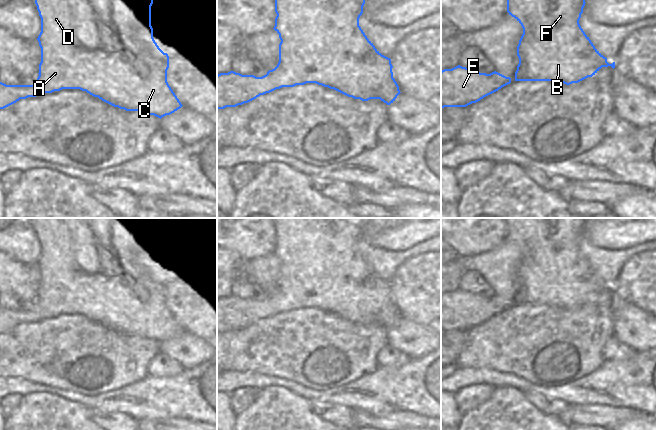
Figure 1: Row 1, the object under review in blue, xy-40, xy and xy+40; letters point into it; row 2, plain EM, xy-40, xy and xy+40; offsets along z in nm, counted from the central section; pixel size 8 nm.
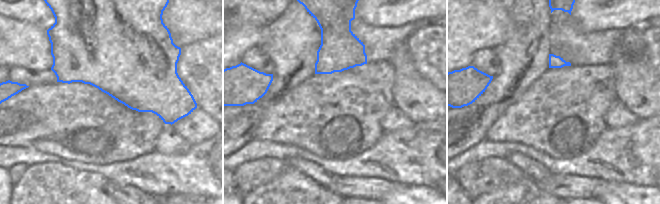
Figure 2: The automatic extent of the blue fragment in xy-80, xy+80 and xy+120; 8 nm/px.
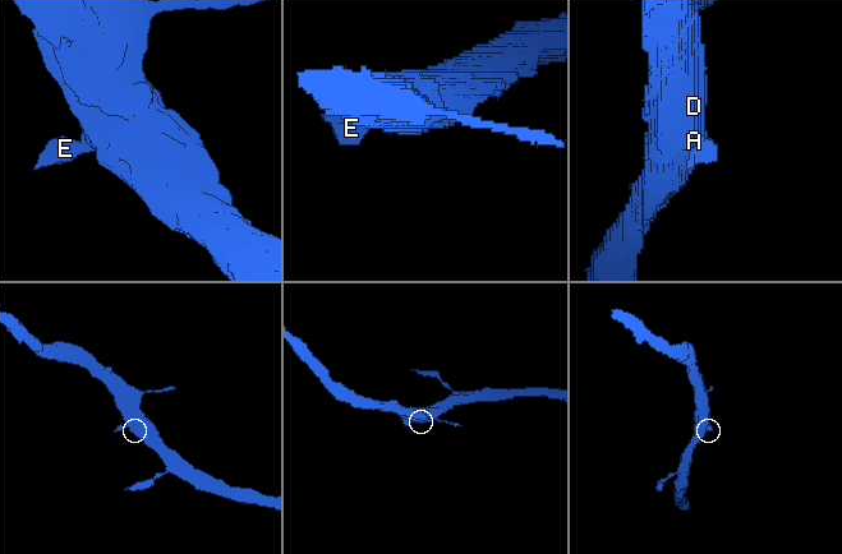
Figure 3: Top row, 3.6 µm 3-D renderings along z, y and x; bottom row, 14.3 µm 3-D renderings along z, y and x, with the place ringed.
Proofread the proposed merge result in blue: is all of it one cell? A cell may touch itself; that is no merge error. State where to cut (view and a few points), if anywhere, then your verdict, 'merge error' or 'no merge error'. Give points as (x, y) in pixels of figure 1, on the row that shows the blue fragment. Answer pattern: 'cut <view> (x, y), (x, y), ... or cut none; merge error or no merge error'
cut none; no merge error

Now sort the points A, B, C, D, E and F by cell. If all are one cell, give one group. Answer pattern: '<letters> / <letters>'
A B C D E F

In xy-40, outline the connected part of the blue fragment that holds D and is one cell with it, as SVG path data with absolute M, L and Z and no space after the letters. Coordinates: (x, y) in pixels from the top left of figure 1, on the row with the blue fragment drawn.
M35 0L35 4L41 18L41 32L37 38L41 48L37 84L6 85L0 82L0 109L20 99L62 89L80 89L114 107L160 119L183 106L167 82L169 56L153 38L153 0Z

